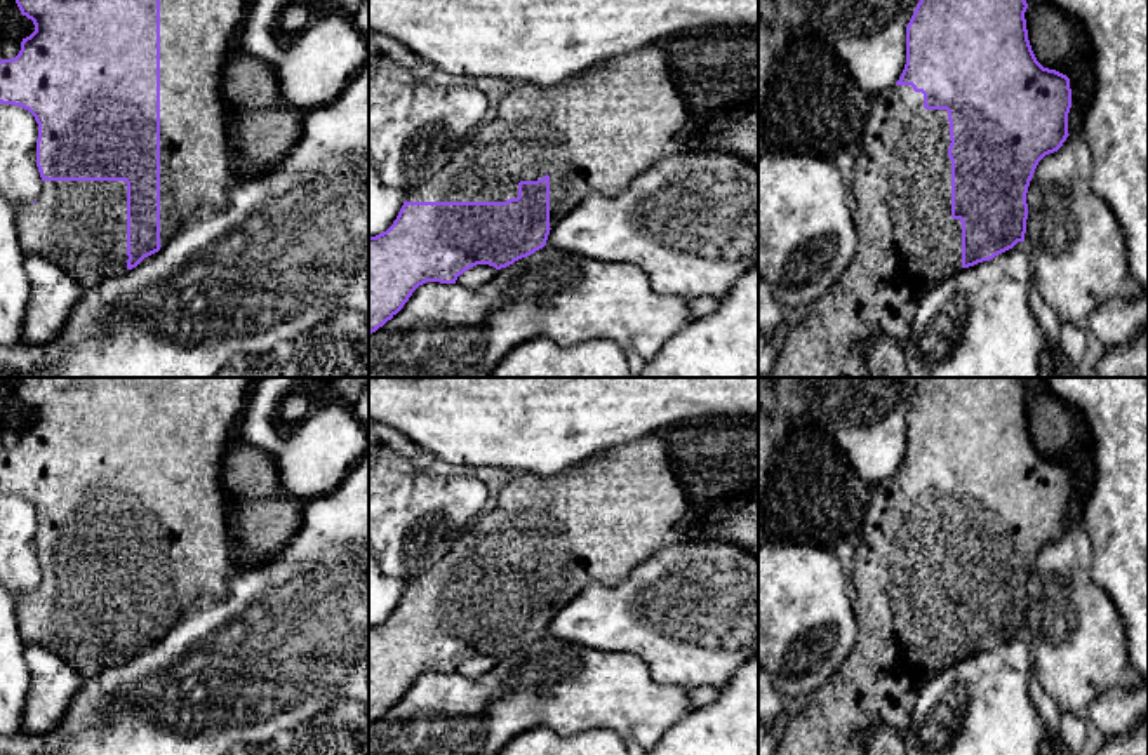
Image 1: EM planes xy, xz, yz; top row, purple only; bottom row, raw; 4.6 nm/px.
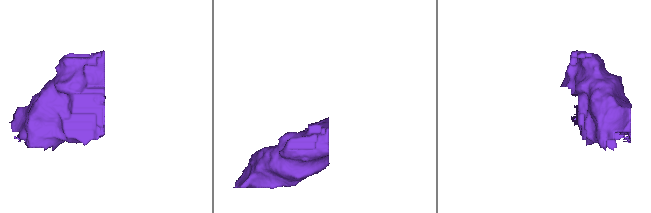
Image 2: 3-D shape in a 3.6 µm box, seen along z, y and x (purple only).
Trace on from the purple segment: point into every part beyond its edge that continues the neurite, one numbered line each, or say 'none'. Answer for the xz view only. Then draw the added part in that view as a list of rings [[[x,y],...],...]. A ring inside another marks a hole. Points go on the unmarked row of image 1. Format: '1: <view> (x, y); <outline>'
1: xz (594, 522); [[[651,433],[591,454],[560,473],[515,473],[497,504],[452,545],[407,591],[506,591],[520,571],[550,565],[550,618],[590,585],[612,586],[673,539],[689,499],[661,437]]]

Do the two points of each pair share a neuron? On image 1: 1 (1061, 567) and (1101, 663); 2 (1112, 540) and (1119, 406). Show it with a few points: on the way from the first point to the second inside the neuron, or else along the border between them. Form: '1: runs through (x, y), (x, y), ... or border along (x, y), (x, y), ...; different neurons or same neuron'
1: runs through (1072, 592), (1072, 625), (1079, 639); same neuron
2: runs through (1119, 507), (1119, 439); same neuron

